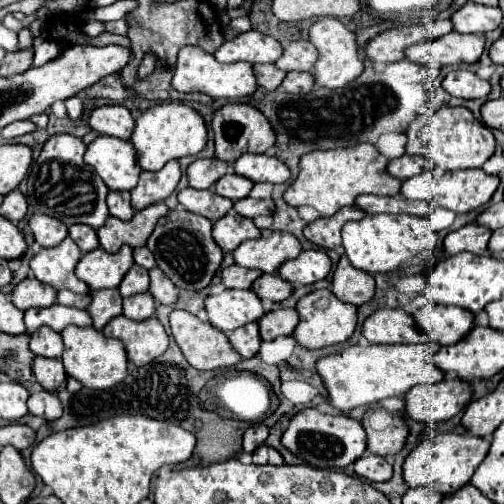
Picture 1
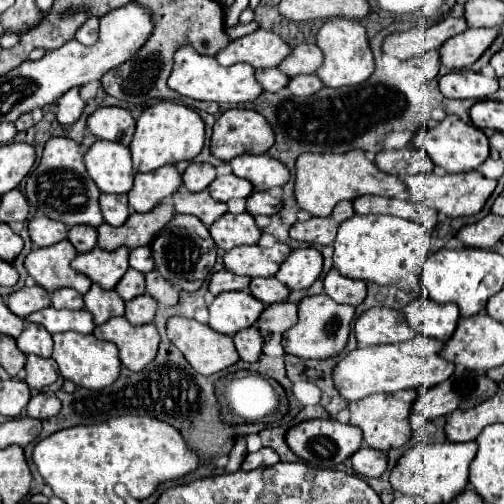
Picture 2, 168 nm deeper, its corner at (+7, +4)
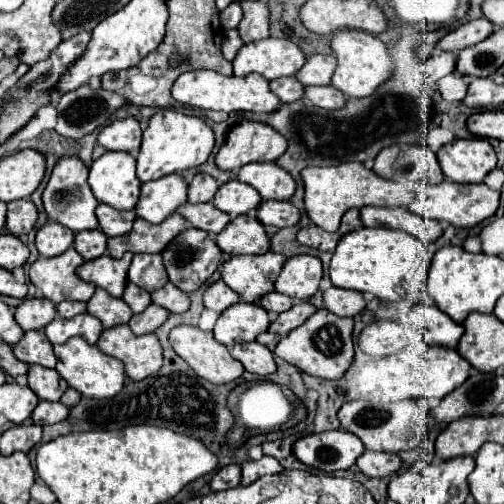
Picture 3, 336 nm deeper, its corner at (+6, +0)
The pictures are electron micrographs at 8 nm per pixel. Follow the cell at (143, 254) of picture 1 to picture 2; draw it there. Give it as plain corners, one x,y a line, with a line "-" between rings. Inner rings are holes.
138,247
130,251
130,267
140,271
140,273
148,273
154,269
154,259
150,253
150,247

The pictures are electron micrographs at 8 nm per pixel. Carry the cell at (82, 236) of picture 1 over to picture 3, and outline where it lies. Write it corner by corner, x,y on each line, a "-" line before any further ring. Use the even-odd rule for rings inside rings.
99,229
79,231
79,233
75,233
73,247
79,251
79,255
83,255
85,261
91,261
91,259
97,259
97,257
101,257
105,253
107,237

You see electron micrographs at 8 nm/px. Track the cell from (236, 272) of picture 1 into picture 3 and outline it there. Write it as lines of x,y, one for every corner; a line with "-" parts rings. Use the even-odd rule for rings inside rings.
221,279
215,281
213,285
209,285
207,291
205,291
205,295
203,295
205,307
209,307
209,309
213,309
217,313
225,311
229,305
233,305
237,301
241,301
241,297
237,293
233,293
229,289
229,285
225,285

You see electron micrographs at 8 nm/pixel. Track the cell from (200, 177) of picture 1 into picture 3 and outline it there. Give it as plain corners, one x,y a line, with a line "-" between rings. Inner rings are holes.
197,173
189,183
189,203
207,203
217,193
217,179
207,173

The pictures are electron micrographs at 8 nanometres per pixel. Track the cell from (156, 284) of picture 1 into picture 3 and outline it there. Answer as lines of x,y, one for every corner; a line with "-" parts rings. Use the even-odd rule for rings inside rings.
165,283
161,289
151,293
155,305
165,307
171,313
183,313
189,309
189,295
177,289
173,283

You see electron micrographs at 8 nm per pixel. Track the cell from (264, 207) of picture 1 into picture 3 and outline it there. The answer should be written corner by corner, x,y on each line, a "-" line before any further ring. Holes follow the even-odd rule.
263,201
259,207
257,207
257,219
263,223
263,225
267,225
267,223
271,223
271,225
275,225
275,227
291,227
291,225
295,225
297,221
299,221
299,209
297,207
293,207
289,201

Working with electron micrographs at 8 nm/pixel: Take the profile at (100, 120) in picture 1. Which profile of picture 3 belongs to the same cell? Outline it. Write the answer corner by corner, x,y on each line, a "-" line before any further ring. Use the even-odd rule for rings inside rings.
115,119
113,123
105,125
99,133
99,145
103,145
107,151
137,153
141,145
141,127
137,119

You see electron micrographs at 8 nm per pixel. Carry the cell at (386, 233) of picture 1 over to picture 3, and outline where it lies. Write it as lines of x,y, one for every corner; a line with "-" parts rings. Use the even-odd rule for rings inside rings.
361,227
341,237
333,253
329,273
335,287
361,293
369,291
383,301
401,301
407,297
417,299
417,295
425,289
427,269
429,255
425,251
425,243
417,241
417,237
401,233
401,229

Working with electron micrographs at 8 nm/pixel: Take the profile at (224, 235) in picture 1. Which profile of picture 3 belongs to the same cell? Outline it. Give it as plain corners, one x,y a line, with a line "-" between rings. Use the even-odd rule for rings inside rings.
241,215
229,221
229,225
215,237
219,249
227,255
261,255
269,251
269,237
257,217

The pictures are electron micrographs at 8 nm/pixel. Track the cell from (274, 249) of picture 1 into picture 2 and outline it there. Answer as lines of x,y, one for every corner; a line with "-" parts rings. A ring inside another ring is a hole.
274,243
272,247
264,249
258,245
248,247
234,247
224,255
226,271
234,275
254,277
274,277
284,259
290,255
290,247
284,243

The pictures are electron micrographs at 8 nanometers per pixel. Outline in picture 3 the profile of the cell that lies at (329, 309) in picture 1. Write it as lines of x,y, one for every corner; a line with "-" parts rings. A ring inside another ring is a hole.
317,309
303,325
287,333
275,347
275,357
285,359
287,363
295,365
299,371
305,371
315,377
323,379
339,379
349,369
353,361
353,319
351,317
337,317
327,309

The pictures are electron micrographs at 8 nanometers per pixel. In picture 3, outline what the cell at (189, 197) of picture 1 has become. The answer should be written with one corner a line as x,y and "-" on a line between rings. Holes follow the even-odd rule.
211,201
209,203
197,203
197,205
185,203
185,205
177,207
177,213
183,215
191,227
203,229
211,235
217,235
231,221
231,217
227,213
221,213

